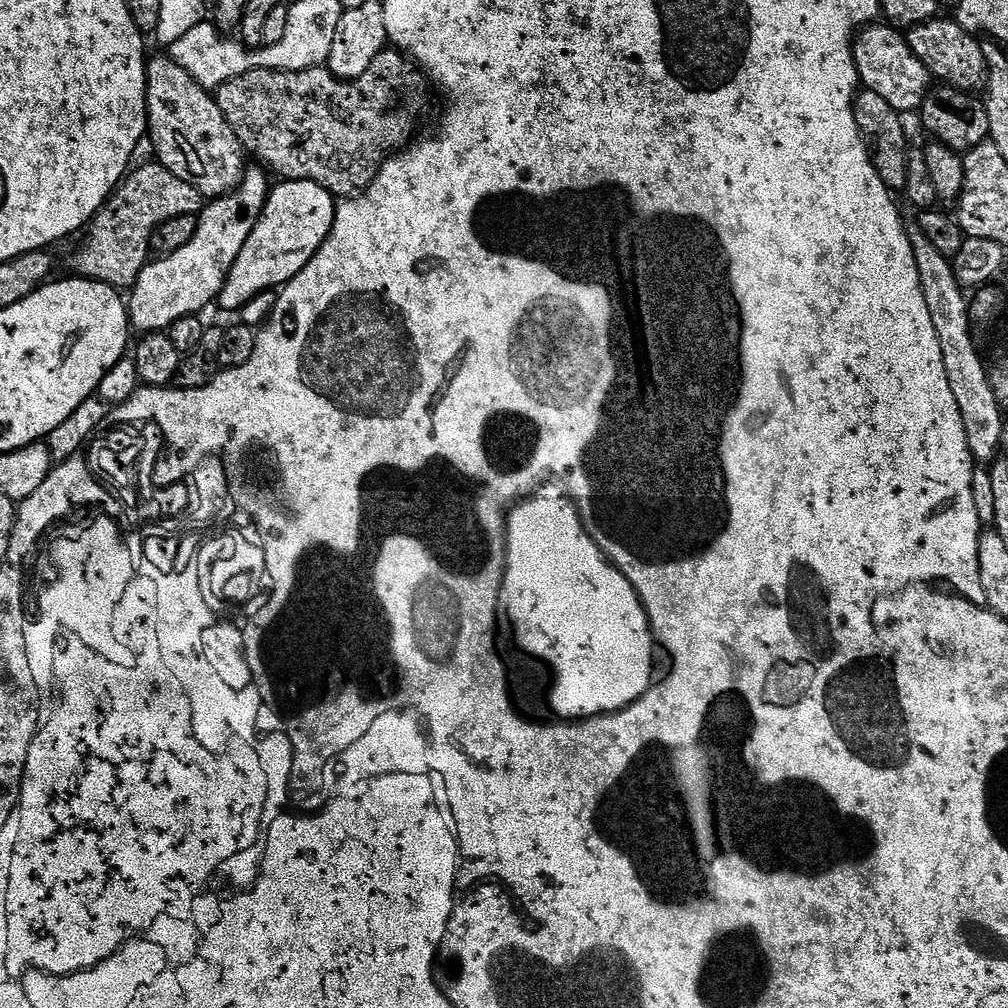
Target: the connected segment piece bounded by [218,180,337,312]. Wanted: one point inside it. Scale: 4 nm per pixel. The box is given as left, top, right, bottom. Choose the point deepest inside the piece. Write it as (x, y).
(298, 216)

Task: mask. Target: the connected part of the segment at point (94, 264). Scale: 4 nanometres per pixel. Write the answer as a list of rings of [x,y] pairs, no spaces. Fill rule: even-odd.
[[[158,162],[151,163],[136,173],[133,171],[125,175],[108,203],[92,217],[86,228],[88,237],[84,245],[72,256],[77,277],[97,280],[117,290],[131,289],[144,265],[149,263],[148,243],[156,227],[179,216],[195,217],[201,211],[202,197],[198,189],[190,186],[190,182],[182,182],[182,178],[170,174],[170,170]]]

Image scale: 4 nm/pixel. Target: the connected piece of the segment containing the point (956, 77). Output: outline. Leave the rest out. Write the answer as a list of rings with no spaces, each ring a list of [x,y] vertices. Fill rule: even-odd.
[[[955,19],[927,20],[925,24],[907,29],[906,39],[910,50],[914,50],[918,62],[922,62],[922,66],[926,66],[928,73],[941,85],[970,93],[975,93],[985,87],[984,52],[976,41],[977,37],[967,32]]]

